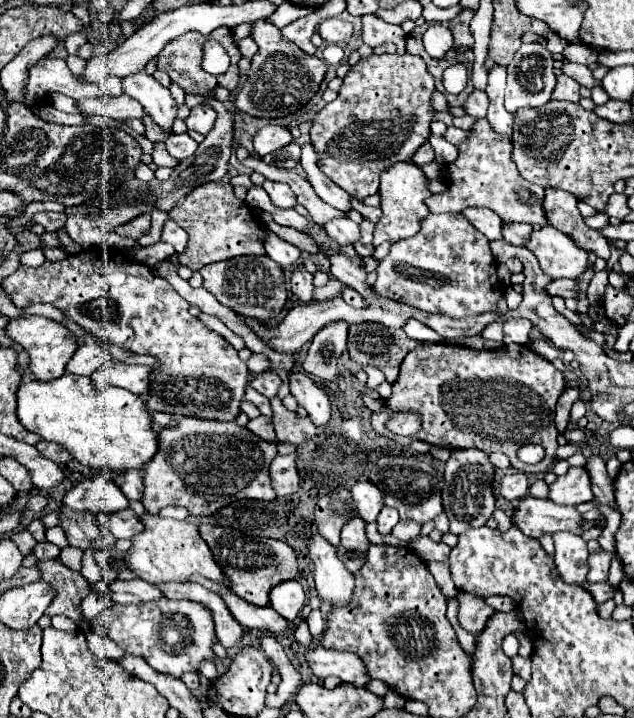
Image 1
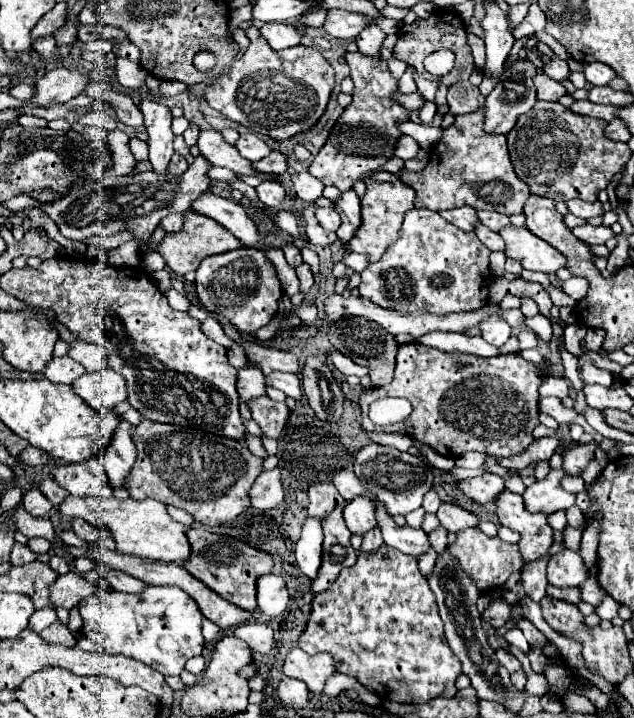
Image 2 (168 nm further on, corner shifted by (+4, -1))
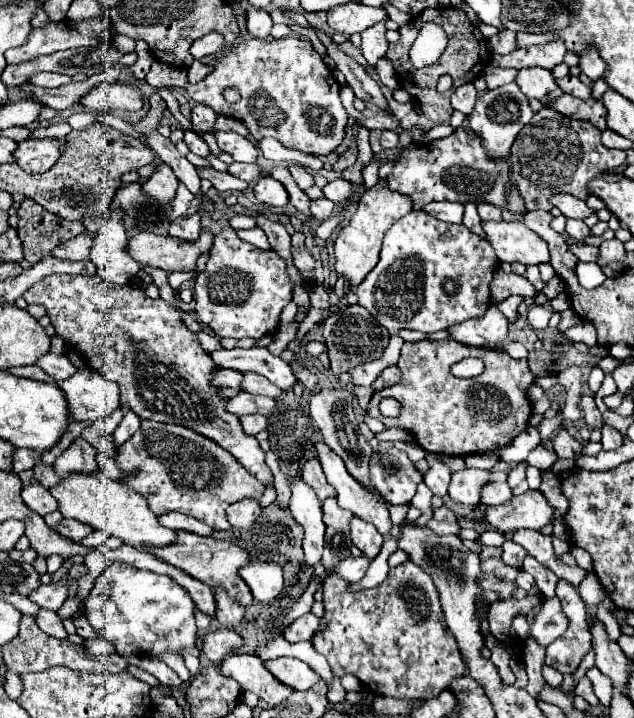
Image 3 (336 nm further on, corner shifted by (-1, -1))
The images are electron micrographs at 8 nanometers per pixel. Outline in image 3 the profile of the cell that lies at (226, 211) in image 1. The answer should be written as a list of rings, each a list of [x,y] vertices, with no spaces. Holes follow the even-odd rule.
[[[204,228],[198,240],[194,242],[182,242],[180,238],[160,236],[152,230],[134,232],[130,238],[130,252],[140,264],[150,264],[156,268],[162,268],[166,272],[178,270],[178,272],[190,272],[196,266],[196,260],[200,254],[208,252],[214,244],[212,230]]]

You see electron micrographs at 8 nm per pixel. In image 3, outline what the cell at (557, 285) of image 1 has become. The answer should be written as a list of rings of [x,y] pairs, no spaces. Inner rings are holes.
[[[496,270],[494,280],[490,284],[490,292],[492,292],[492,302],[494,304],[506,300],[512,294],[522,296],[522,298],[534,298],[536,296],[536,288],[524,276],[504,272],[504,270]]]

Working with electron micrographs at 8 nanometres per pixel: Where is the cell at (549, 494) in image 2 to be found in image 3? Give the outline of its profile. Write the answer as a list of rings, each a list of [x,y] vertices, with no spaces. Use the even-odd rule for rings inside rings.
[[[528,490],[500,506],[488,506],[486,520],[500,532],[516,532],[520,528],[542,530],[552,520],[554,508],[540,490]]]

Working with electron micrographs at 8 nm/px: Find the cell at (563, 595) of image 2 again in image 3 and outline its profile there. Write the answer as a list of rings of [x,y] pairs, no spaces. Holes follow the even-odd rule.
[[[526,556],[524,558],[524,566],[522,568],[534,576],[540,592],[546,598],[552,598],[554,596],[554,588],[556,588],[556,582],[558,582],[558,576],[554,572],[542,568],[542,564],[538,564],[536,558],[532,558],[532,556]]]

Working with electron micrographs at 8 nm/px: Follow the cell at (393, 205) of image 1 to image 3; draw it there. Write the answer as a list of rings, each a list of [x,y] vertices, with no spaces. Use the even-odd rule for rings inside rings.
[[[380,180],[376,186],[368,188],[360,198],[354,216],[340,230],[340,234],[334,242],[336,244],[334,246],[336,272],[340,276],[344,276],[350,284],[360,284],[362,278],[366,278],[366,274],[378,264],[378,254],[380,254],[382,238],[384,238],[386,230],[394,224],[394,220],[402,218],[402,214],[408,214],[412,208],[414,208],[414,204],[410,202],[410,198],[406,198],[398,192],[392,192],[386,186],[386,180]]]

